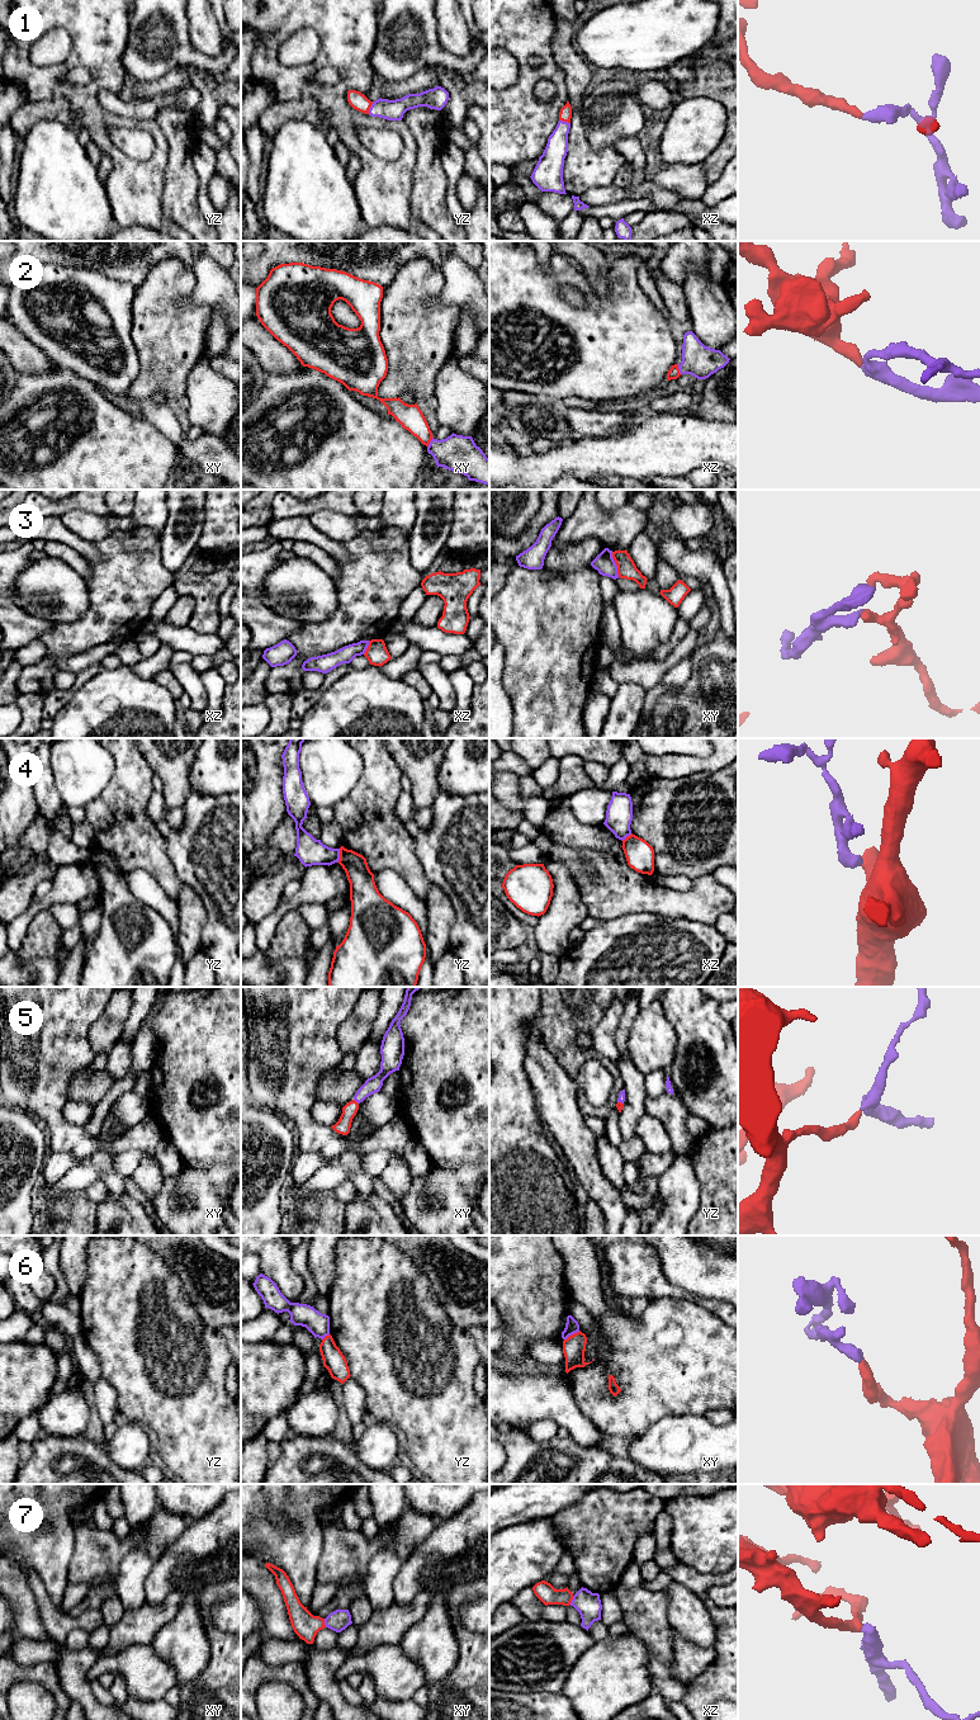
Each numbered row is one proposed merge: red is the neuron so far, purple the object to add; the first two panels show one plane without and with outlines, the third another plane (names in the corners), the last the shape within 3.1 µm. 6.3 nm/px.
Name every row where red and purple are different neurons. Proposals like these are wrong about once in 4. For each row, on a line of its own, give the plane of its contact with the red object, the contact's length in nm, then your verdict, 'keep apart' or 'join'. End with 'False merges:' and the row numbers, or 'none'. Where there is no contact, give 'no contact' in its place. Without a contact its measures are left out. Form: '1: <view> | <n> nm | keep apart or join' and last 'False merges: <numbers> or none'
1: yz | 90 nm | join
2: xy | 80 nm | join
3: xy | 170 nm | join
4: yz | 90 nm | keep apart
5: xy | 50 nm | join
6: xy | 120 nm | keep apart
7: xy | 60 nm | join
False merges: 4, 6

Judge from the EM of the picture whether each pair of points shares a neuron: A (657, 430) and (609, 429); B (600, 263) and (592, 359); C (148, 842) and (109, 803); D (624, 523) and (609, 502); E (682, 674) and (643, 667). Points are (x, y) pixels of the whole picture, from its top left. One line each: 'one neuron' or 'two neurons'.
A: two neurons
B: two neurons
C: one neuron
D: two neurons
E: two neurons

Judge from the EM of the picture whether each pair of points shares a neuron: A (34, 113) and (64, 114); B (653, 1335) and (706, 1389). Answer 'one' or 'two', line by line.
A: one
B: one

